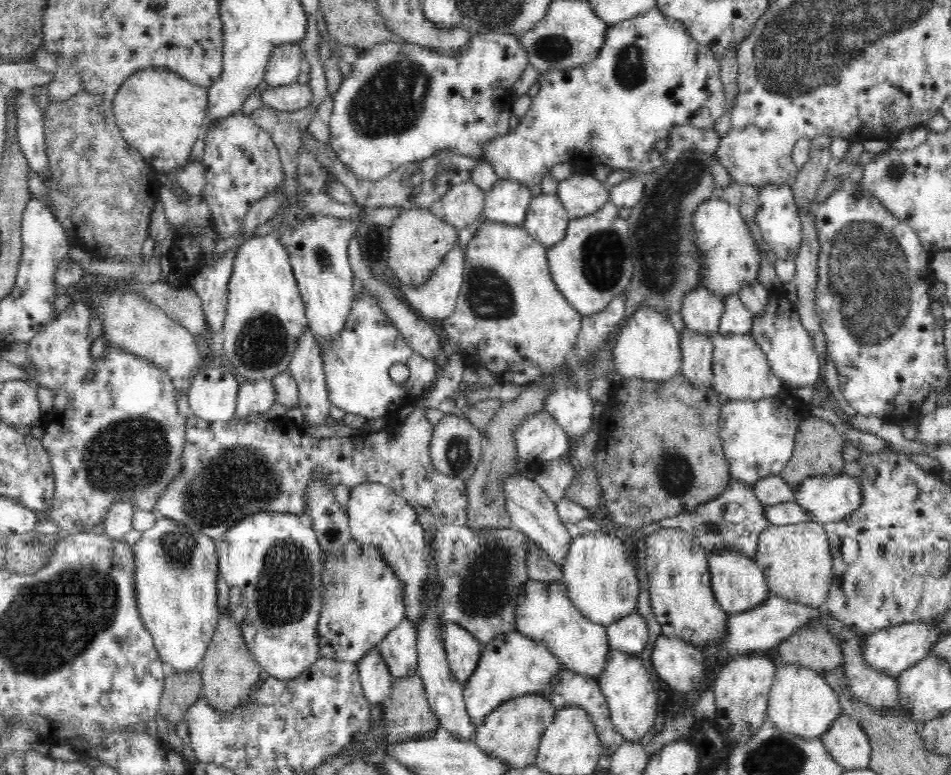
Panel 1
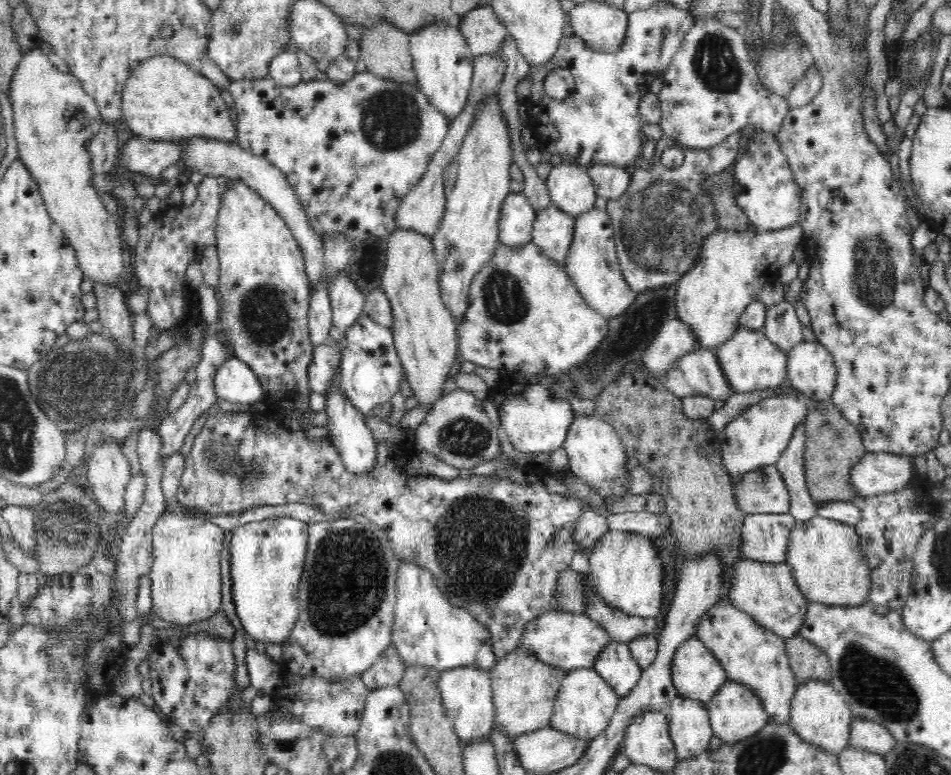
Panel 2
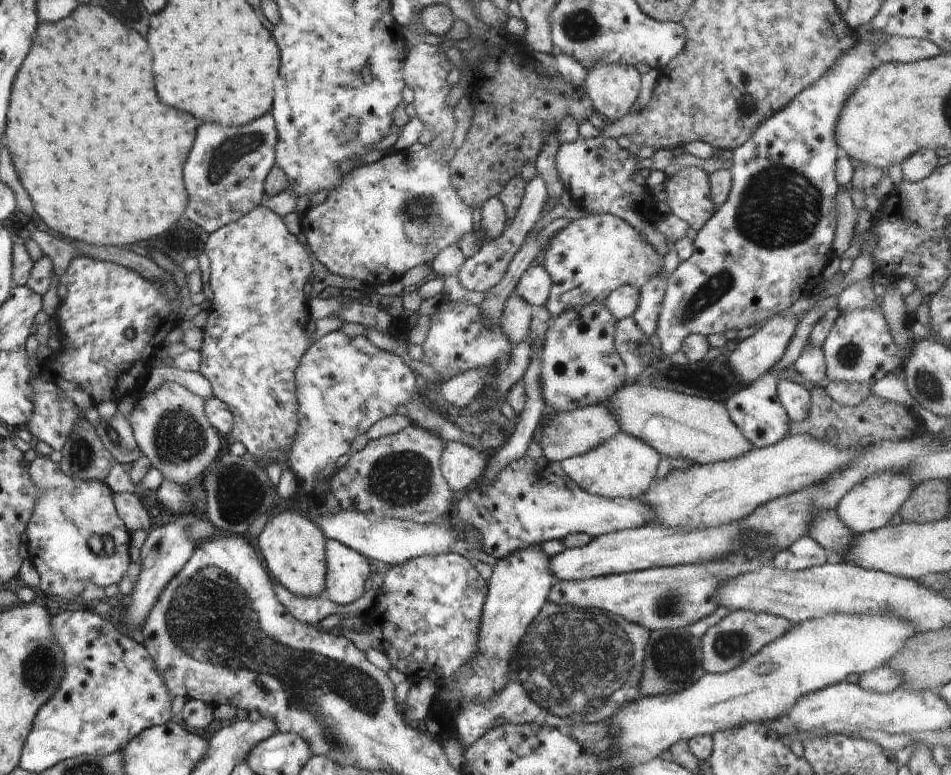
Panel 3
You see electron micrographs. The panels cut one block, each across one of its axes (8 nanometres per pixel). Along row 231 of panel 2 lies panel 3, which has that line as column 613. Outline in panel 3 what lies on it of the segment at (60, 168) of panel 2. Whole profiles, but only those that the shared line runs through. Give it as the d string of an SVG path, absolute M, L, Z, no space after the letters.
M594 64L587 69L583 88L595 112L609 123L635 109L641 74L634 65Z

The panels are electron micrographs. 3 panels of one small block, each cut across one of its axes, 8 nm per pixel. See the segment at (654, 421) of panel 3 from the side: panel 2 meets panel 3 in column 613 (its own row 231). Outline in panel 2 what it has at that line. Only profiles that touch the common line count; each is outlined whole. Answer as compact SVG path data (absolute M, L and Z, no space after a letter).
M398 228L387 238L386 267L381 276L381 285L394 316L390 330L413 396L422 406L433 405L444 395L444 382L456 364L456 322L441 300L439 266L433 253L431 237Z

